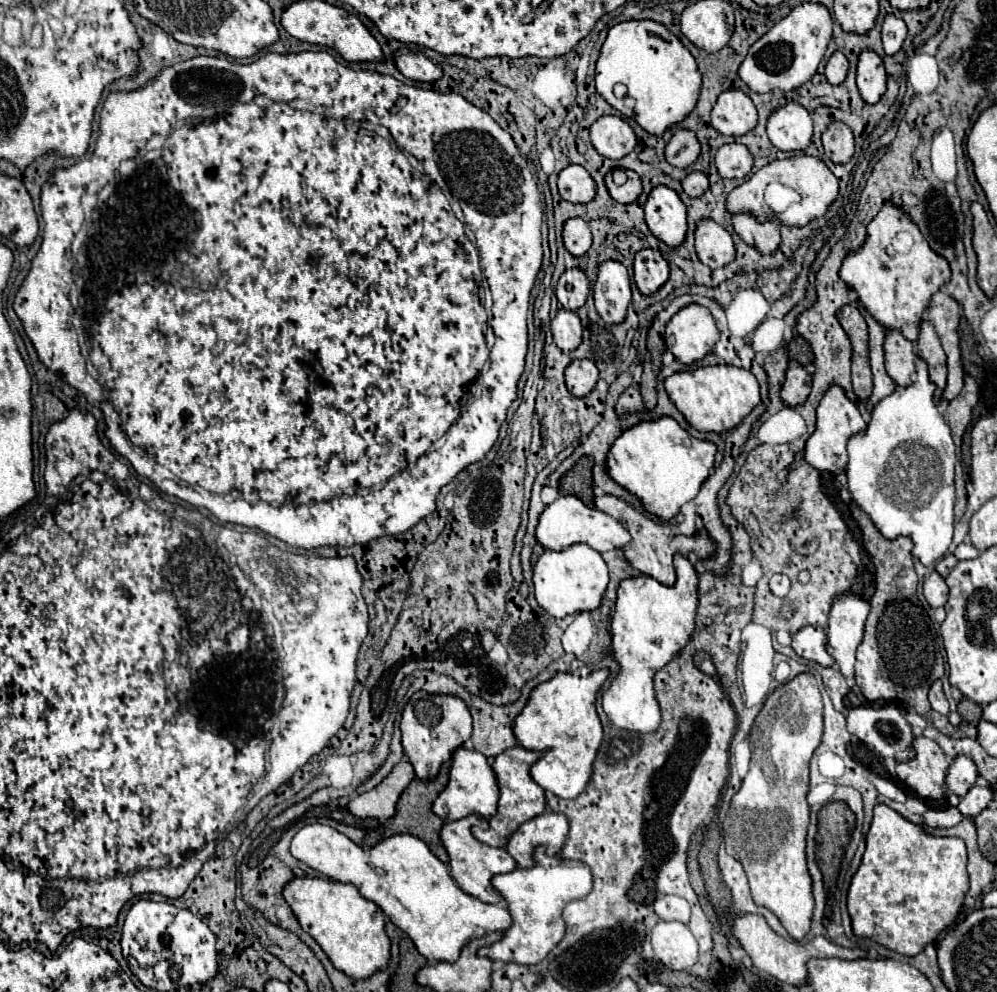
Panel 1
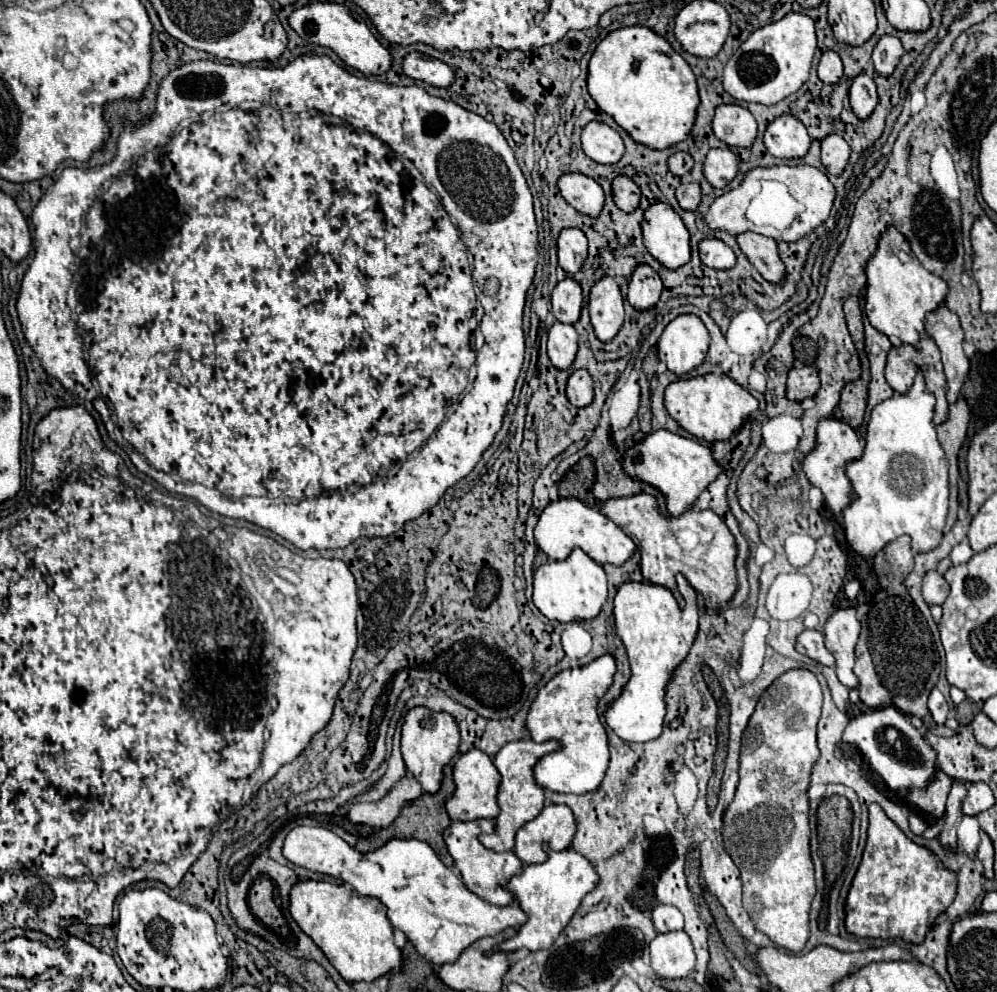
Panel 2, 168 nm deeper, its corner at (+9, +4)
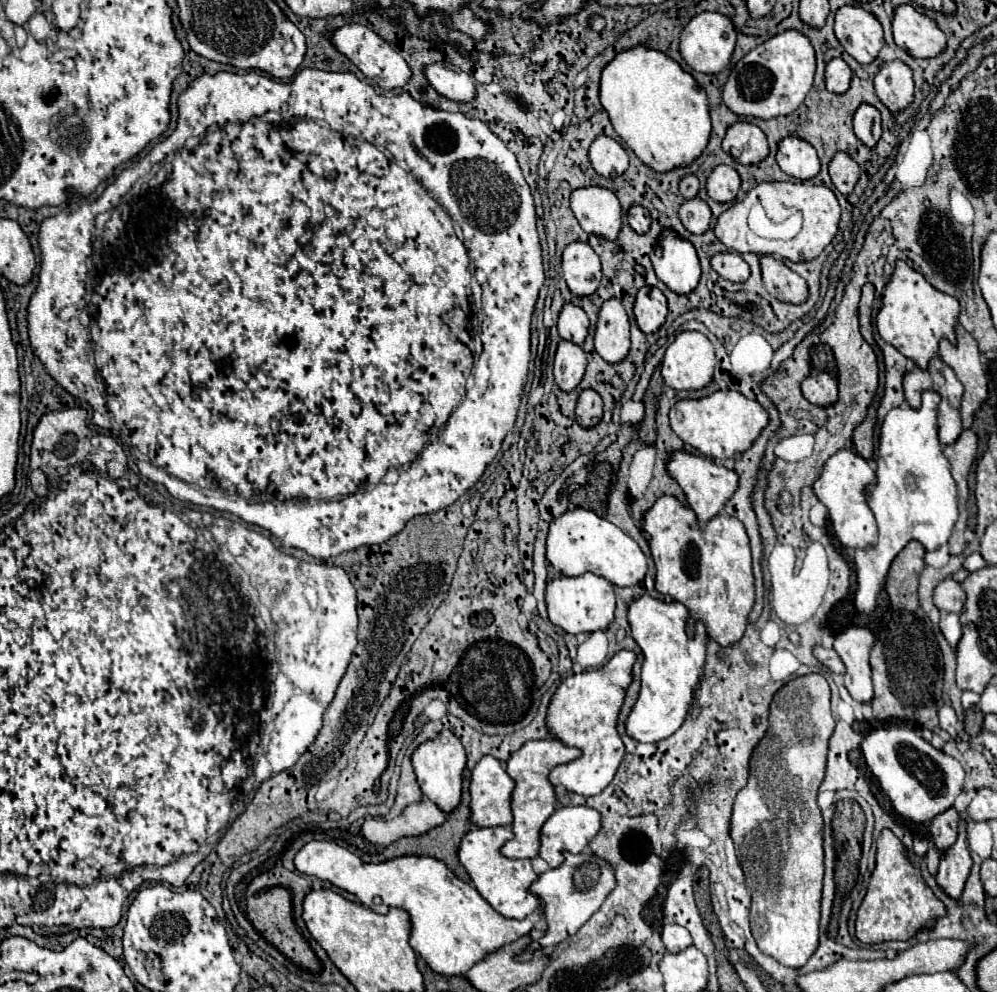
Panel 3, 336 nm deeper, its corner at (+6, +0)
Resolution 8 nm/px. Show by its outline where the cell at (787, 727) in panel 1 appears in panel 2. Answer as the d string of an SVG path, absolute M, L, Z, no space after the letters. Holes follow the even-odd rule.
M788 670L776 678L756 704L756 710L742 736L740 750L740 784L736 796L724 814L724 848L740 870L744 882L744 908L754 926L764 932L778 948L800 952L810 936L808 914L816 894L814 864L810 858L810 826L808 826L808 784L812 766L818 760L816 724L822 708L822 688L810 670Z

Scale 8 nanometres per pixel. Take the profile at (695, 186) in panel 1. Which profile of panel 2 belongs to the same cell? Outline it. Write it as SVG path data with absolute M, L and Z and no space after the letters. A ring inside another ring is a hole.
M682 182L680 188L676 190L676 200L678 200L680 208L684 208L684 210L694 212L700 204L700 198L702 198L702 194L700 194L700 188L696 182Z

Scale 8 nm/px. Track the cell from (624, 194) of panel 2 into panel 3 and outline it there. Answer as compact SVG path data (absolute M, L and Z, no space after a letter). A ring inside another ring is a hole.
M631 206L631 208L627 210L627 224L629 224L635 232L643 234L645 230L649 230L649 224L651 224L649 210L643 208L643 206Z

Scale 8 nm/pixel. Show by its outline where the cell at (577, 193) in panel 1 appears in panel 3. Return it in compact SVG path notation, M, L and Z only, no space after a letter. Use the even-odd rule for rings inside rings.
M601 186L577 188L571 192L571 210L587 234L617 240L623 212L617 196Z

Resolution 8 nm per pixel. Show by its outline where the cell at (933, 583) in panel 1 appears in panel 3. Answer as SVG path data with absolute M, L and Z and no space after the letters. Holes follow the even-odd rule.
M945 578L933 590L933 602L941 612L957 612L965 602L965 592L953 578Z

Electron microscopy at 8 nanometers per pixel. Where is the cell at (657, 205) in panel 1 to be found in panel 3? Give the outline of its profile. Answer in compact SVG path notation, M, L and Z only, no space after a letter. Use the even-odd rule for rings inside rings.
M673 228L661 230L659 246L651 252L651 262L657 278L677 294L689 294L701 278L695 246Z

